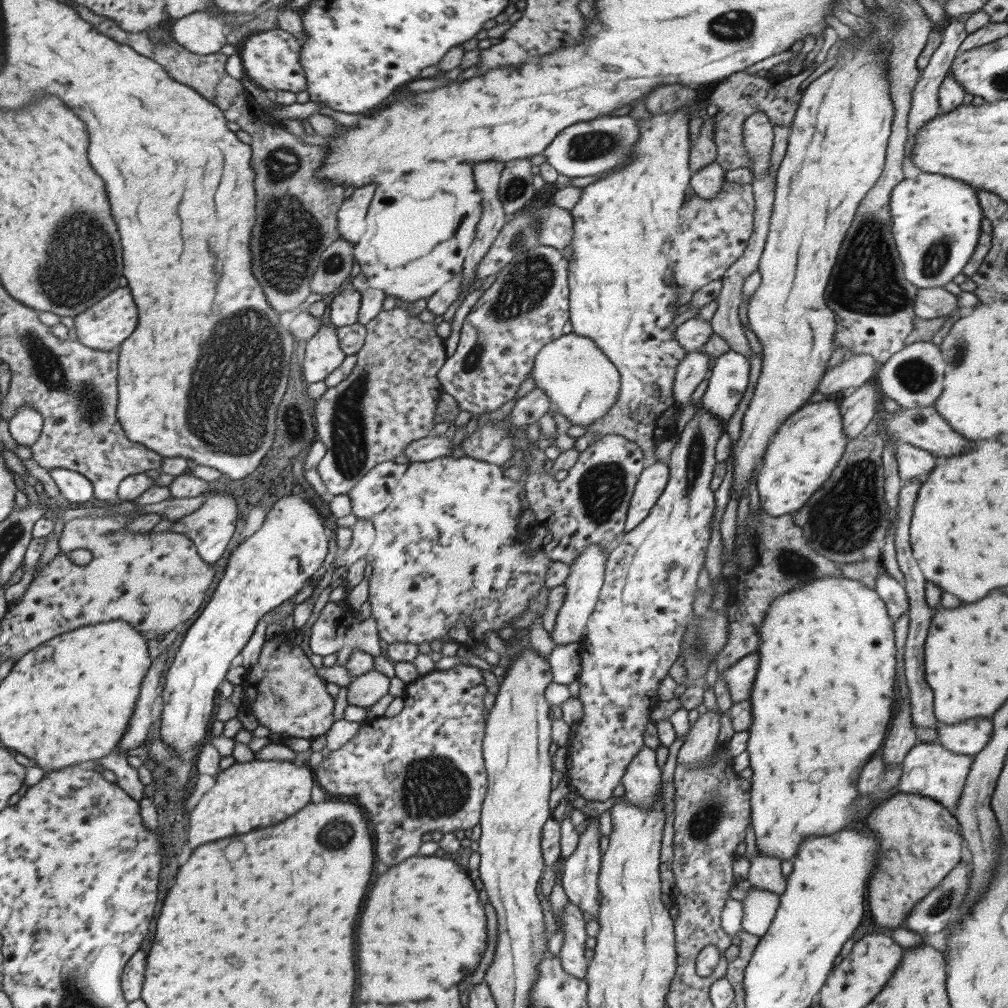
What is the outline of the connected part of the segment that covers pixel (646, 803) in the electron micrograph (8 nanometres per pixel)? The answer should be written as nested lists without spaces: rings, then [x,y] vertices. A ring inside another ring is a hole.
[[[644,745],[632,759],[622,776],[622,785],[626,793],[622,798],[630,804],[651,809],[660,798],[662,790],[661,768],[656,762],[656,753]]]

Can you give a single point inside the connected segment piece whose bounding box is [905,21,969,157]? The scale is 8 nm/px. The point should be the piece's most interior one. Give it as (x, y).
(925, 98)

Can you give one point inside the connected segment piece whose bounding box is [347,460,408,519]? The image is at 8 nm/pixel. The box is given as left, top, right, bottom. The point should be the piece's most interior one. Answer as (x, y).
(372, 494)

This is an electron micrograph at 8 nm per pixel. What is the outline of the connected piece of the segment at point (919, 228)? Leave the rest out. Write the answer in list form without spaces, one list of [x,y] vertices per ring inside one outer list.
[[[922,172],[915,178],[903,179],[891,192],[890,214],[892,234],[899,252],[906,280],[920,288],[940,288],[962,273],[967,260],[974,254],[984,218],[978,192],[968,184],[949,176]]]

